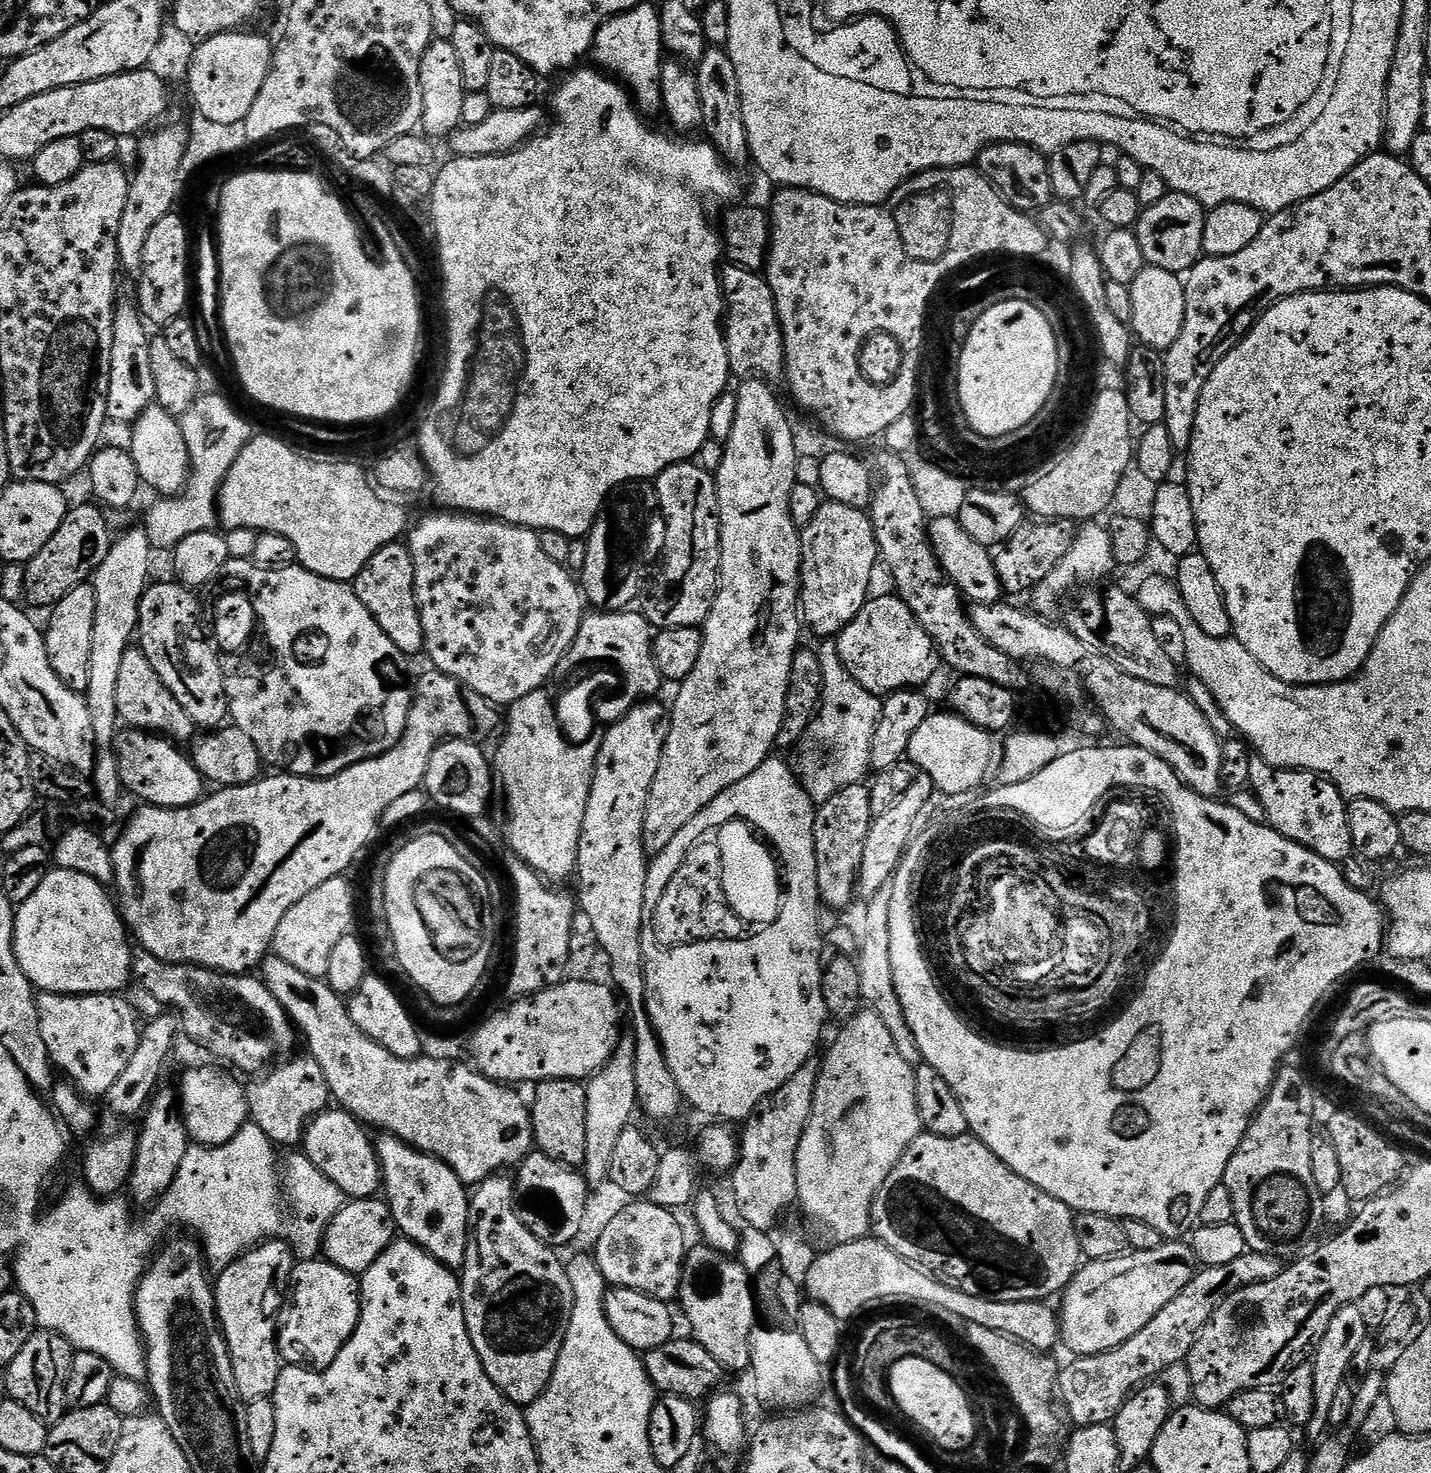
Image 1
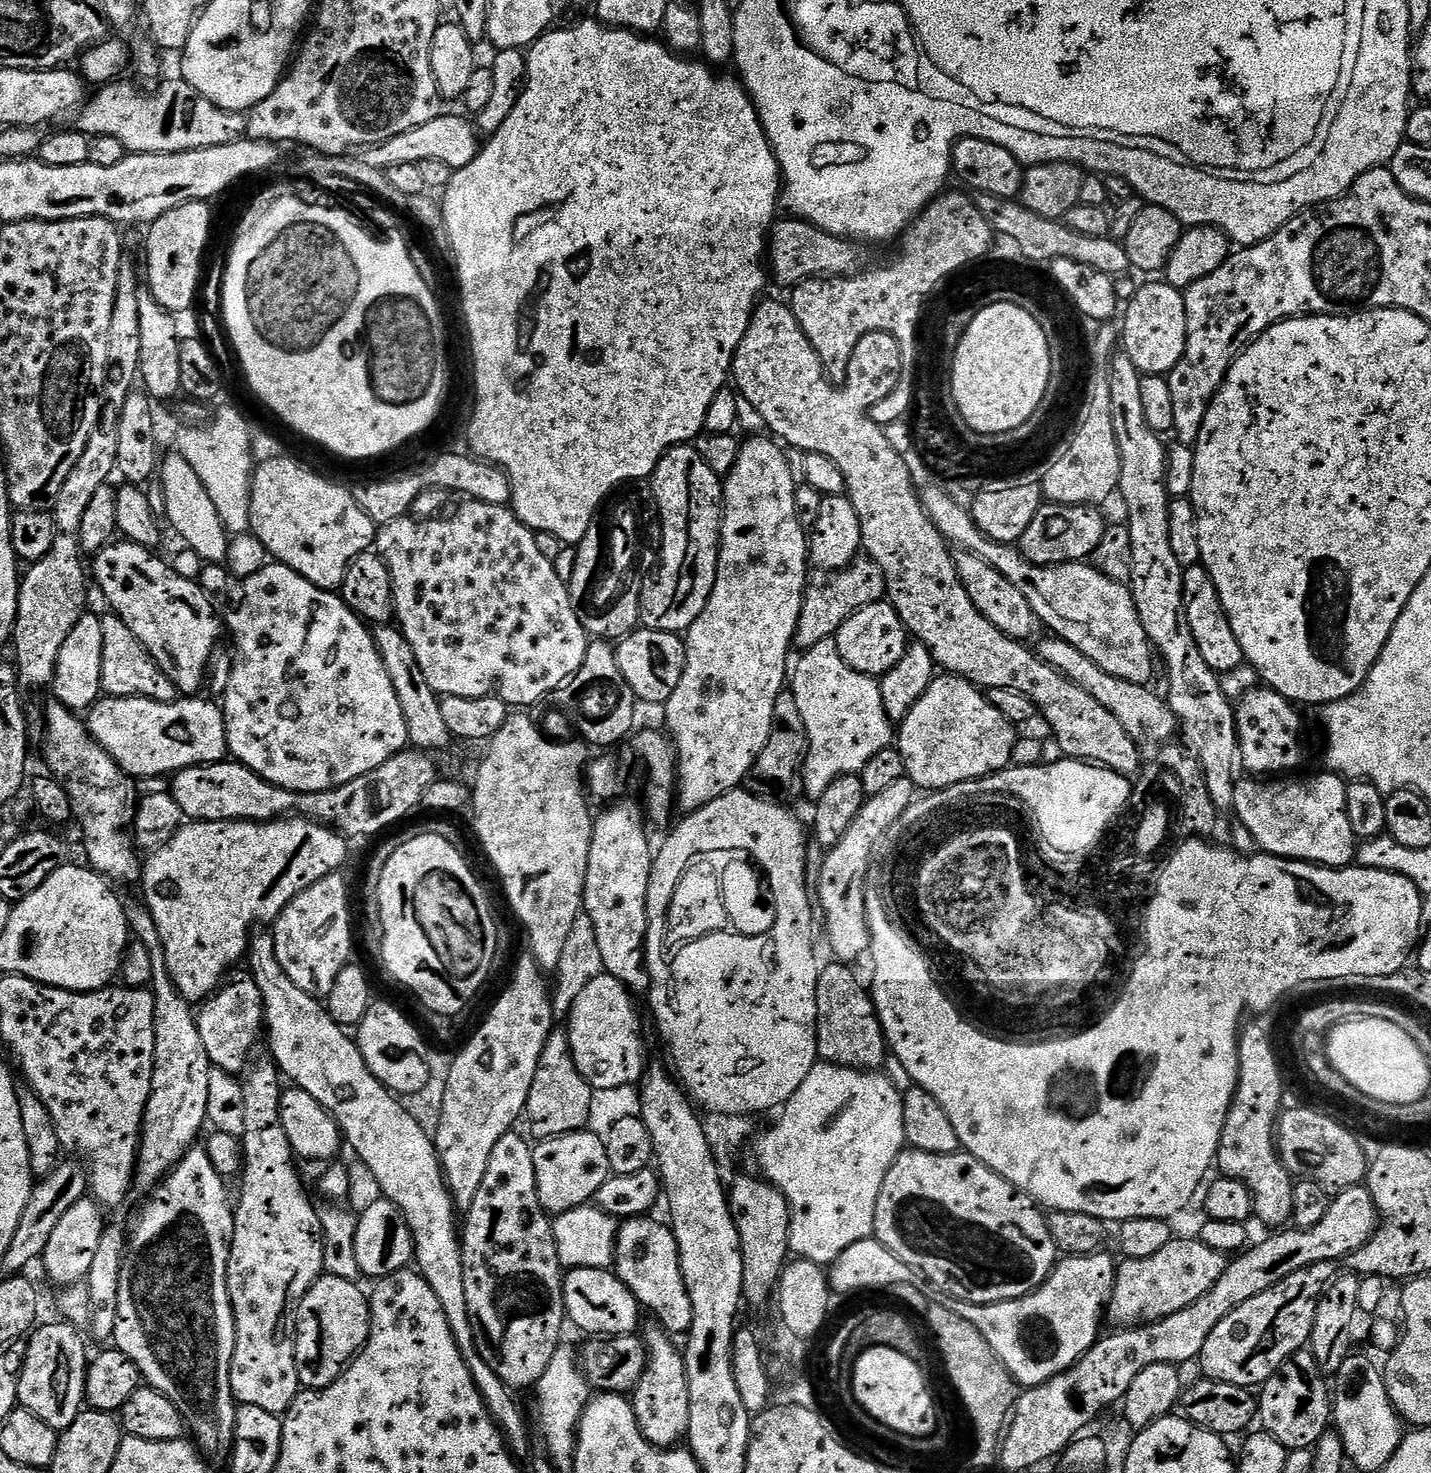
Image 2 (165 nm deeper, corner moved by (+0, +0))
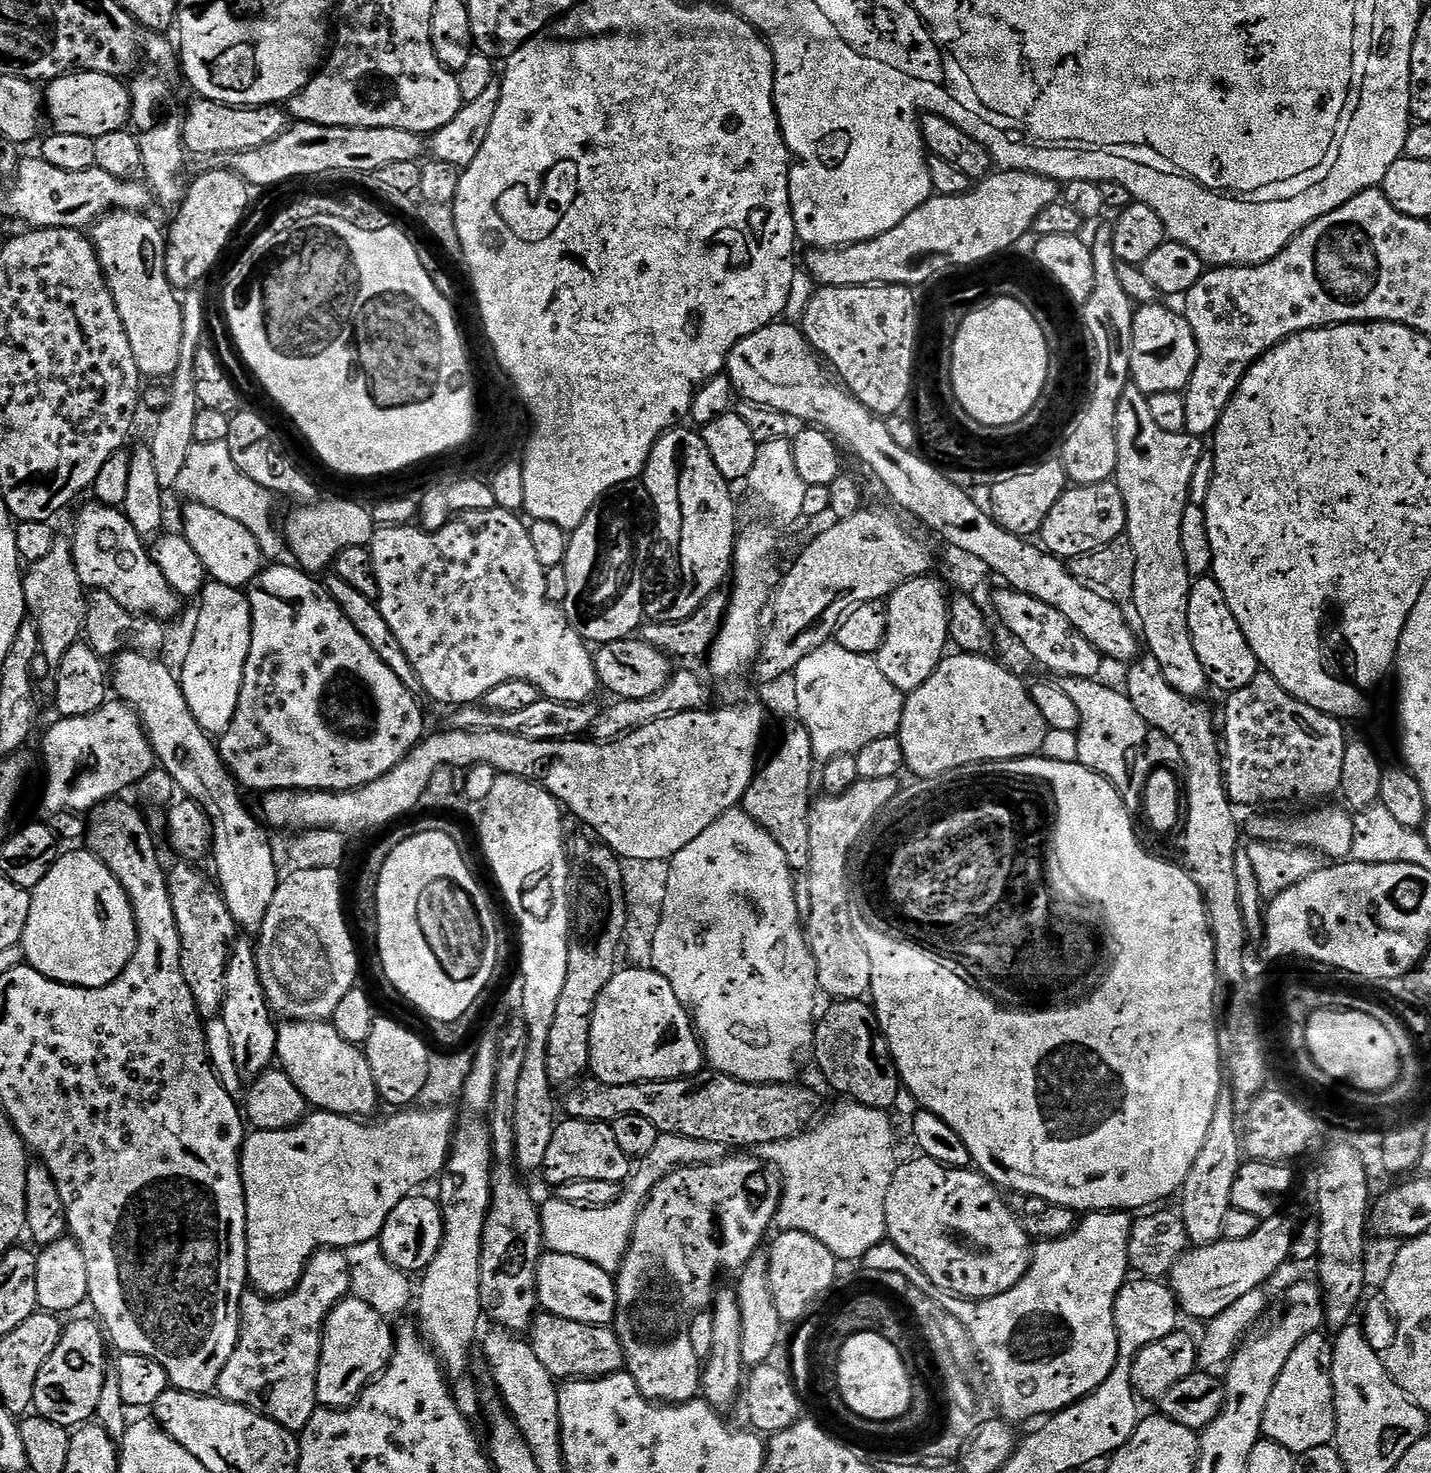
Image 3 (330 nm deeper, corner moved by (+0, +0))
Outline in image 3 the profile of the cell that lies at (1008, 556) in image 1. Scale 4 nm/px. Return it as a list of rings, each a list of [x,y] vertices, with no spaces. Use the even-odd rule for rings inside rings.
[[[1107,480],[1101,484],[1065,488],[1062,498],[1058,498],[1050,514],[1046,514],[1046,522],[1042,522],[1038,540],[1047,555],[1059,556],[1065,562],[1071,562],[1078,556],[1097,552],[1107,544],[1117,543],[1125,535],[1127,527],[1126,502],[1122,502],[1122,490],[1118,490],[1115,482]]]

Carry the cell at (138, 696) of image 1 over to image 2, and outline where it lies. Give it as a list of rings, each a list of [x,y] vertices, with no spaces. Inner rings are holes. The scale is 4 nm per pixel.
[[[115,614],[105,615],[102,619],[102,630],[104,638],[102,640],[102,682],[101,689],[109,697],[114,696],[141,696],[150,698],[158,702],[171,704],[177,699],[178,693],[174,682],[166,678],[164,671],[154,662],[154,658],[142,646],[142,642],[122,622],[122,618]]]

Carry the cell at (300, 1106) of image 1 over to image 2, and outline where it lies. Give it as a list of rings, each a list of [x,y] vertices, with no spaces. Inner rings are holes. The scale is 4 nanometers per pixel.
[[[233,971],[220,988],[201,1003],[196,1014],[202,1044],[213,1067],[235,1076],[247,1069],[251,1061],[250,1054],[259,1036],[261,1039],[266,1024],[264,999],[256,979],[251,971],[240,971]]]

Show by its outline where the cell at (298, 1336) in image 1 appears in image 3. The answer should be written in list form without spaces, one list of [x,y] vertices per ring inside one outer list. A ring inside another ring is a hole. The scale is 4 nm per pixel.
[[[351,1294],[330,1310],[330,1314],[324,1323],[322,1334],[322,1350],[320,1351],[320,1365],[318,1366],[318,1382],[316,1383],[316,1403],[322,1408],[349,1408],[357,1396],[375,1381],[376,1377],[383,1372],[384,1367],[390,1362],[394,1347],[393,1325],[370,1302],[362,1302],[358,1297]]]

